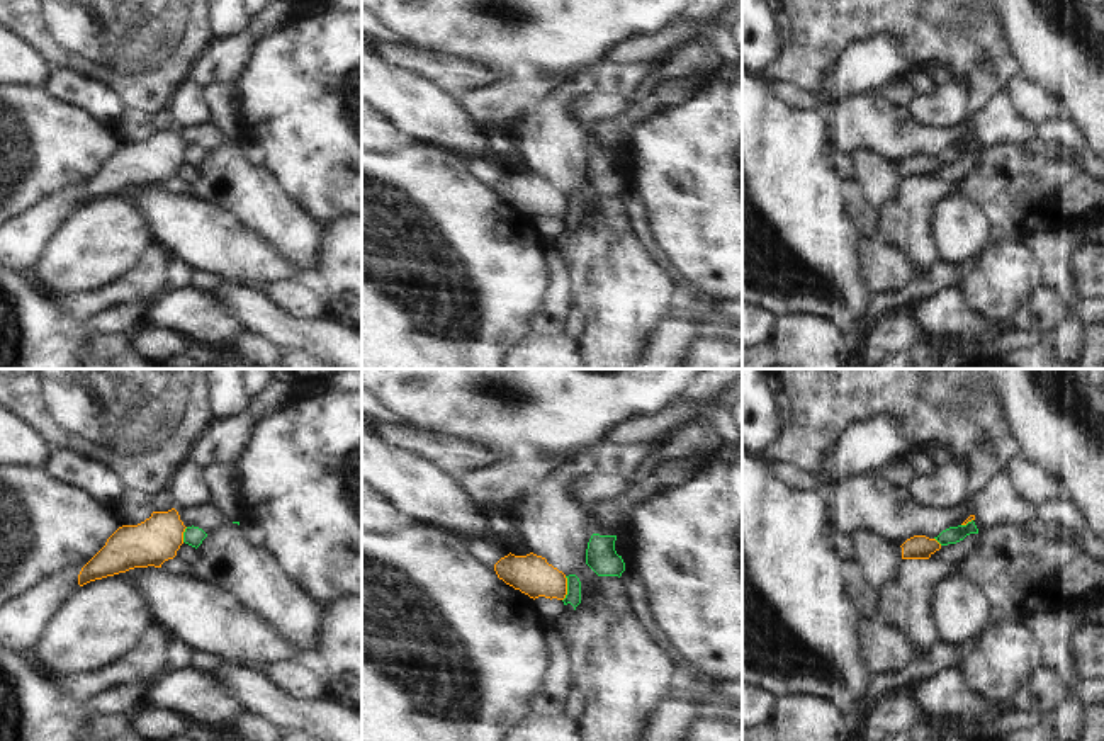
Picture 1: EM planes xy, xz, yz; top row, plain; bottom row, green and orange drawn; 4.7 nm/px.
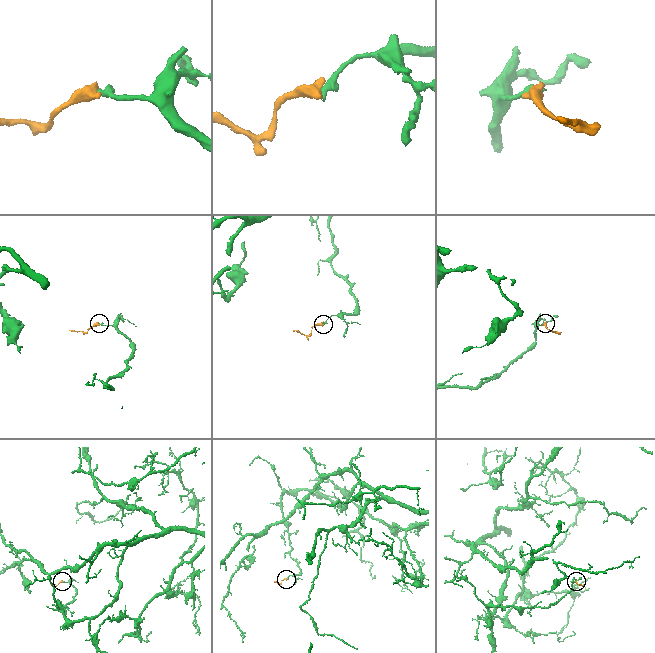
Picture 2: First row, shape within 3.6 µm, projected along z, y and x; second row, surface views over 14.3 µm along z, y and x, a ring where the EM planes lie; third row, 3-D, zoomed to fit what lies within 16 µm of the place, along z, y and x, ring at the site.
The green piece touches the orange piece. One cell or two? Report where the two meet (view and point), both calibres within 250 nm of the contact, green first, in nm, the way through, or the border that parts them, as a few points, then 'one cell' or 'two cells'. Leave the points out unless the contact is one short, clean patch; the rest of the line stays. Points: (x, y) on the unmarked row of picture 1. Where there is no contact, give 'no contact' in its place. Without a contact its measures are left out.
meets green in xz at (568, 208); 70 nm thick on the green side, 190 nm on the other; border along xz (566, 196), (566, 216), (563, 220); two cells

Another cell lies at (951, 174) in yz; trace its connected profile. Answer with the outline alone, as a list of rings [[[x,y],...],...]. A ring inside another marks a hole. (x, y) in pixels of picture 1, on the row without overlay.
[[[970,153],[956,163],[941,165],[939,170],[931,173],[931,178],[955,185],[973,168],[977,158],[978,153]]]

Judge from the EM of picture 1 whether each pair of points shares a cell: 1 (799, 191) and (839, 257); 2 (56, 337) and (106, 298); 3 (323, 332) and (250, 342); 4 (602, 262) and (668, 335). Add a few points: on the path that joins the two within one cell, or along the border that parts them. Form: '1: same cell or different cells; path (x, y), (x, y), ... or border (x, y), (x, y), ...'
1: same cell; path (799, 208), (799, 216), (822, 240)
2: different cells; border (58, 298), (73, 316), (87, 325)
3: different cells; border (247, 330), (262, 335), (281, 350)
4: different cells; border (671, 306), (642, 350)

